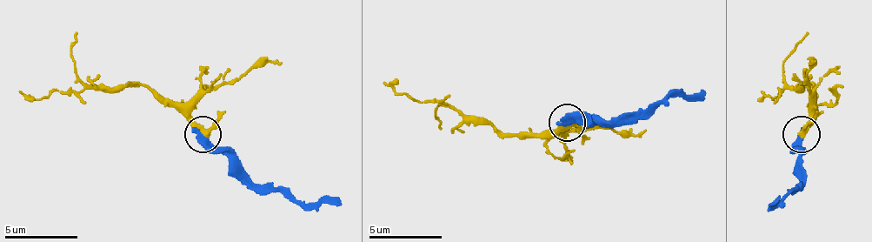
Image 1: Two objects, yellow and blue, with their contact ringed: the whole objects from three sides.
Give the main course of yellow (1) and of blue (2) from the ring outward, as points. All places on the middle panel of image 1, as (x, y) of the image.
1: (566, 122), (544, 132), (500, 129), (452, 110), (445, 103), (416, 99), (397, 92), (382, 81)
2: (566, 122), (622, 122), (647, 117), (673, 96), (706, 99)

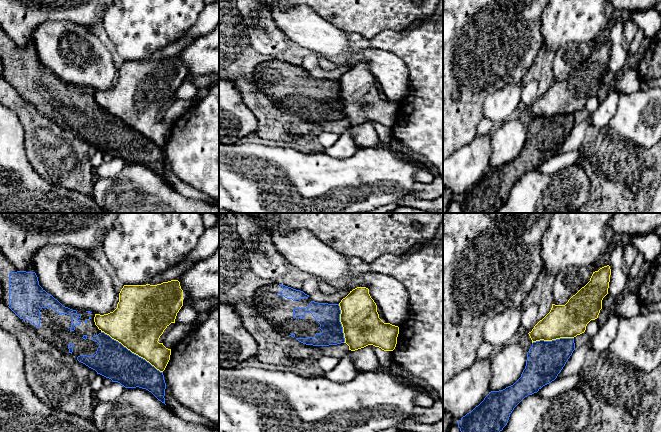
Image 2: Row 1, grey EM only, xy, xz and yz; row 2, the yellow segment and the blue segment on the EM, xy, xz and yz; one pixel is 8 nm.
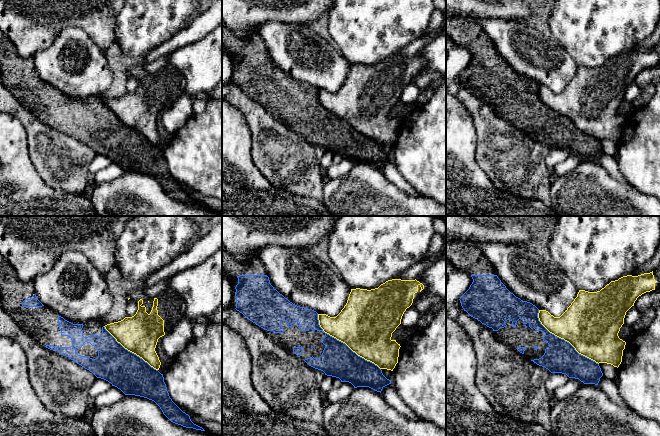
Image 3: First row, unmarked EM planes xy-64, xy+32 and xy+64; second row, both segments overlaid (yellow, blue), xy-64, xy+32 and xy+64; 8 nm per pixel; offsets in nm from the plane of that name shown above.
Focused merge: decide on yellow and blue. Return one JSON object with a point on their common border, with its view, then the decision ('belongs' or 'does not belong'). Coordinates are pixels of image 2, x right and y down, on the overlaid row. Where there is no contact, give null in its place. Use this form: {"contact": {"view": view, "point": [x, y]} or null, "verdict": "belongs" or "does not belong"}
{"contact": {"view": "xy", "point": [132, 352]}, "verdict": "does not belong"}

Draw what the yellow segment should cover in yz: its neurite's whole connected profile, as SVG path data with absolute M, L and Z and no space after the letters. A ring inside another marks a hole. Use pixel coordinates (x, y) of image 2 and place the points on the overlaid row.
M609 265L600 268L565 305L552 304L550 312L528 333L532 343L574 338L584 333L587 324L598 318L602 300L608 294L610 275Z

